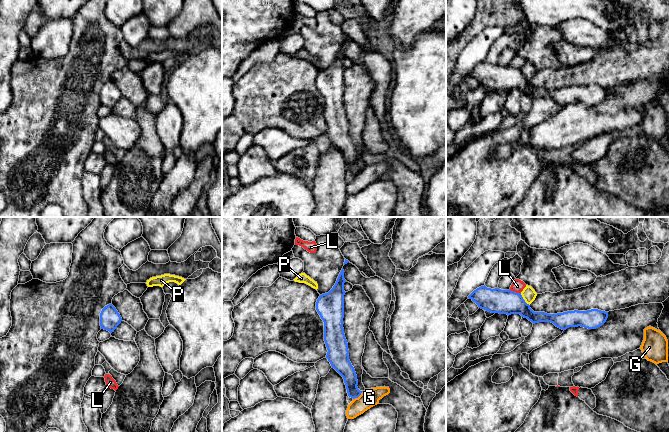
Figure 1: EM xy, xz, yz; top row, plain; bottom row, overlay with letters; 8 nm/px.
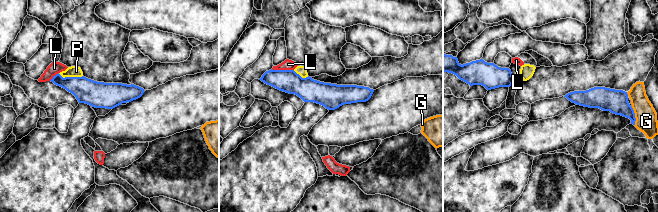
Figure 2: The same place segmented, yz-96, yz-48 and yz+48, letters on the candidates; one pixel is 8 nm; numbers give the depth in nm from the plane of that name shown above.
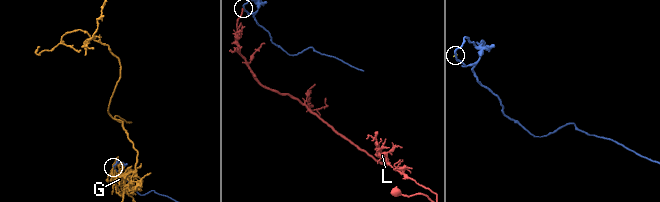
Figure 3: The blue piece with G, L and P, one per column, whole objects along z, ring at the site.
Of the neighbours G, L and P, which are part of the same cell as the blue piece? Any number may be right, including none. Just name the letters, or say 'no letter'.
no letter

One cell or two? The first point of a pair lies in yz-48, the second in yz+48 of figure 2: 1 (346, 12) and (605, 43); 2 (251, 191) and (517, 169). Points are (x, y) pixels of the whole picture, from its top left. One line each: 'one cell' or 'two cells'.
1: two cells
2: one cell

